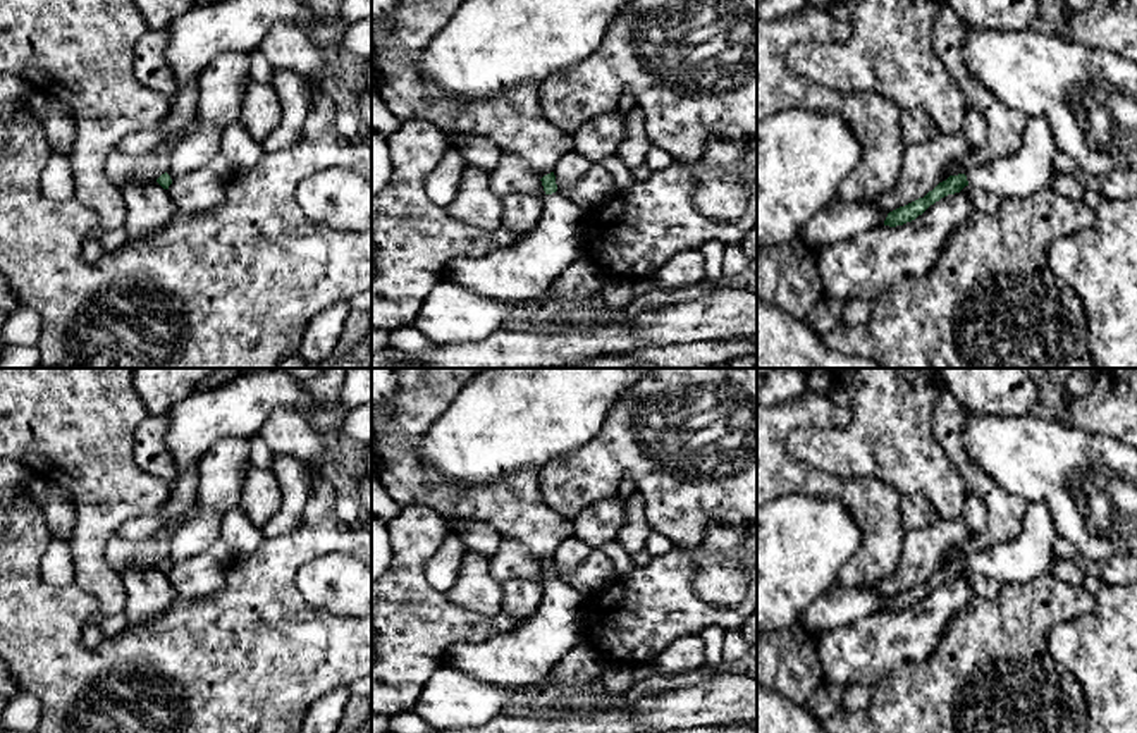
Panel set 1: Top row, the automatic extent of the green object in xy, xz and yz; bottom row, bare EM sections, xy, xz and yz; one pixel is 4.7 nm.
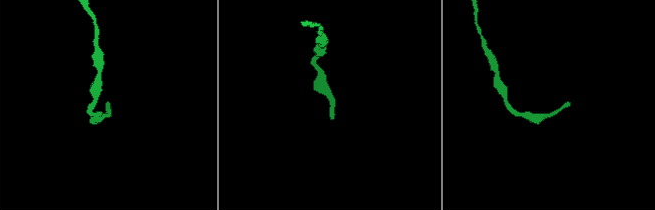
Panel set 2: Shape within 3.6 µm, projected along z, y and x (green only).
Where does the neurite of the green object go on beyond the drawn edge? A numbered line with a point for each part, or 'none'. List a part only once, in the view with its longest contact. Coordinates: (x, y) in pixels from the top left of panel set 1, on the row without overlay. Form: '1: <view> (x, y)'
1: xz (525, 656)

